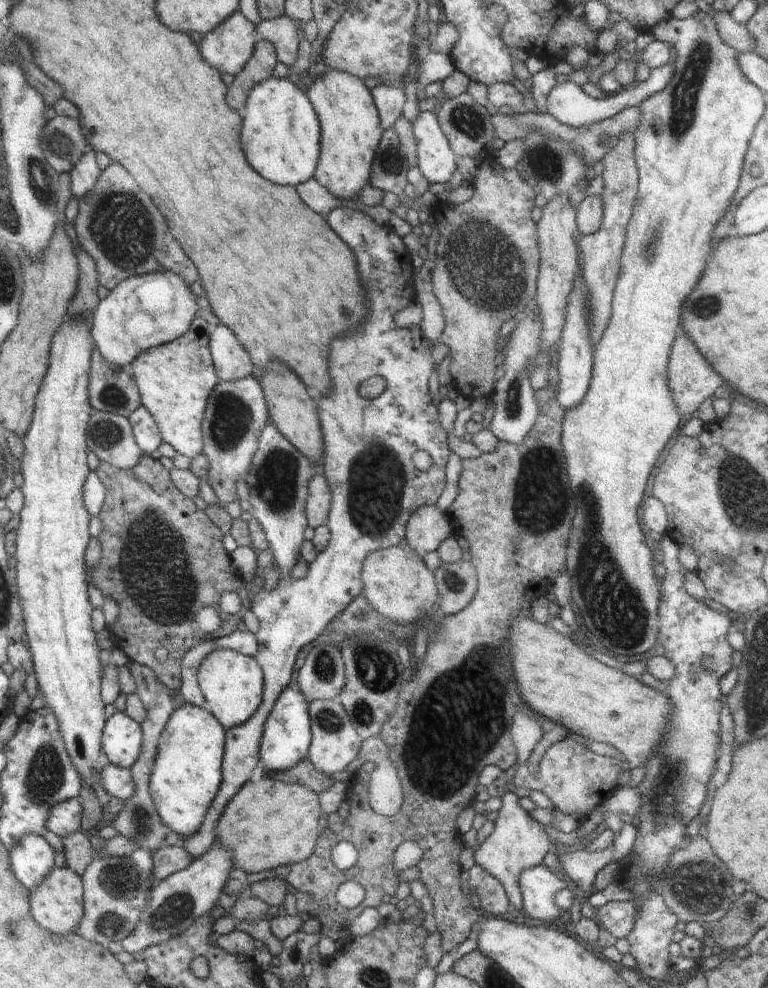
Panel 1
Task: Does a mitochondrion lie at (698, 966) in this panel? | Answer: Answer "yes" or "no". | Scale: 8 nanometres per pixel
no

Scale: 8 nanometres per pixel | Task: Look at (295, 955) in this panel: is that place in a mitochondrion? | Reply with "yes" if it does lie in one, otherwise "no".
no

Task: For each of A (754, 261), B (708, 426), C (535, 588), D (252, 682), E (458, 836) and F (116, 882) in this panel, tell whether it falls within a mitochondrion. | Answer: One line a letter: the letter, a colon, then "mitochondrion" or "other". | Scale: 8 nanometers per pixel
A: other
B: other
C: other
D: other
E: other
F: mitochondrion

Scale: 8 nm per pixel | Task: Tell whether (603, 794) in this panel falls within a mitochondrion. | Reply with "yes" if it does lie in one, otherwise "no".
no

